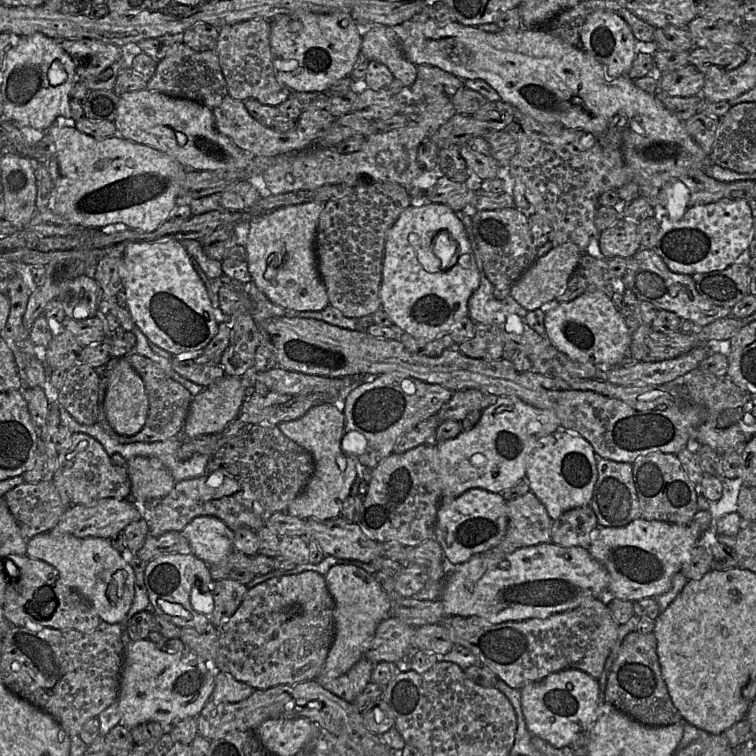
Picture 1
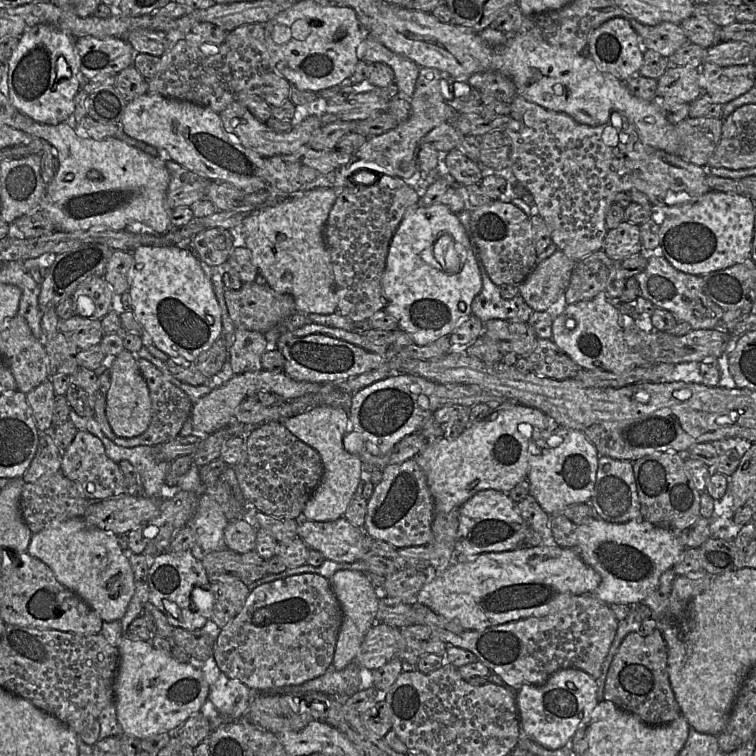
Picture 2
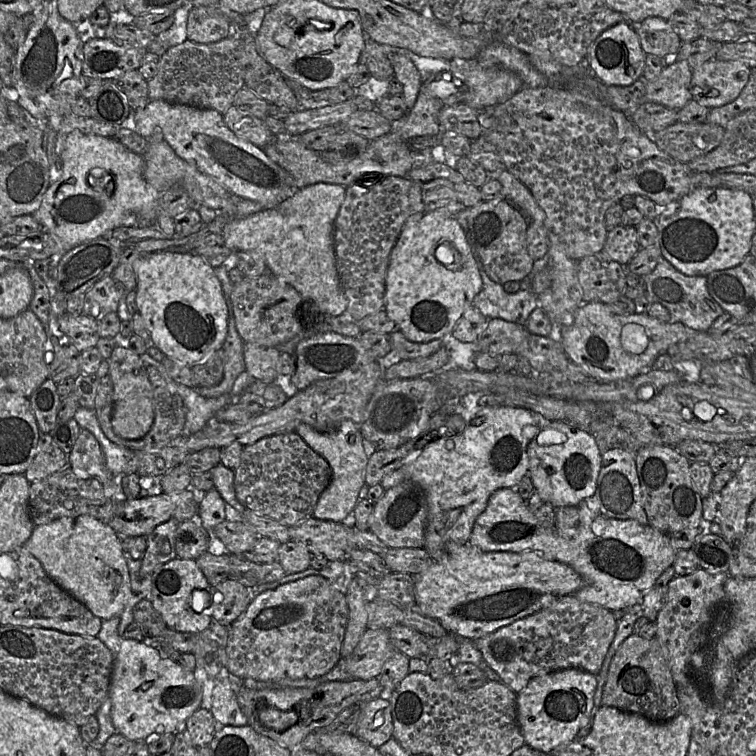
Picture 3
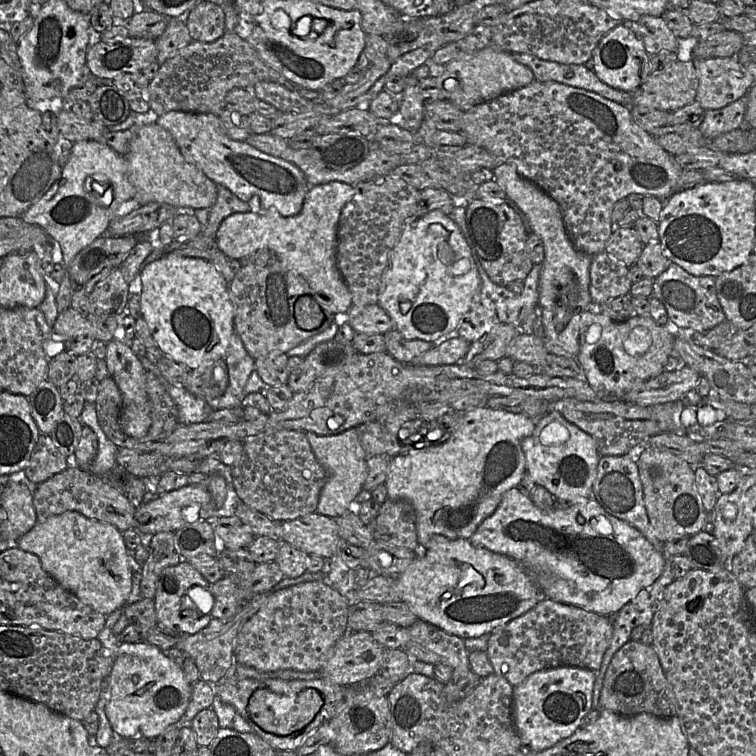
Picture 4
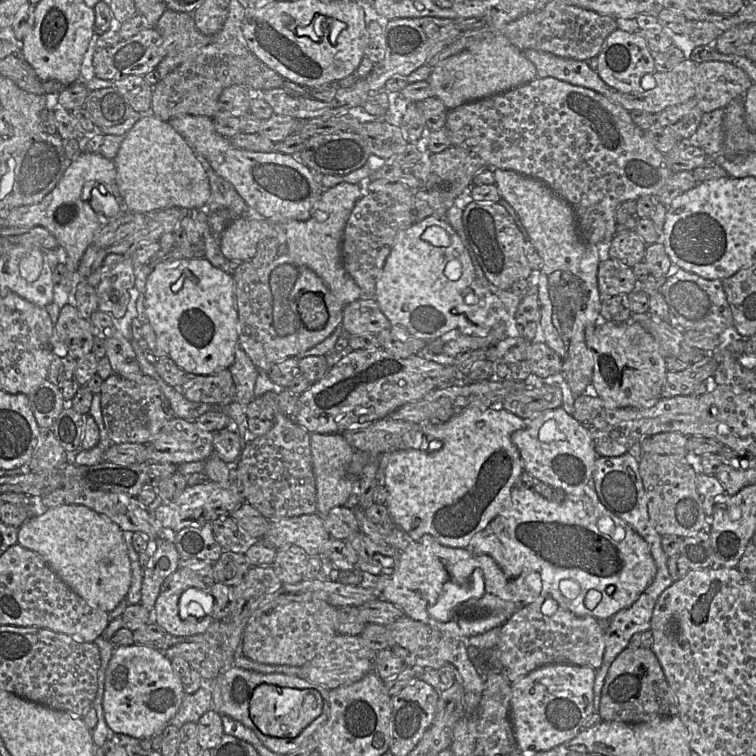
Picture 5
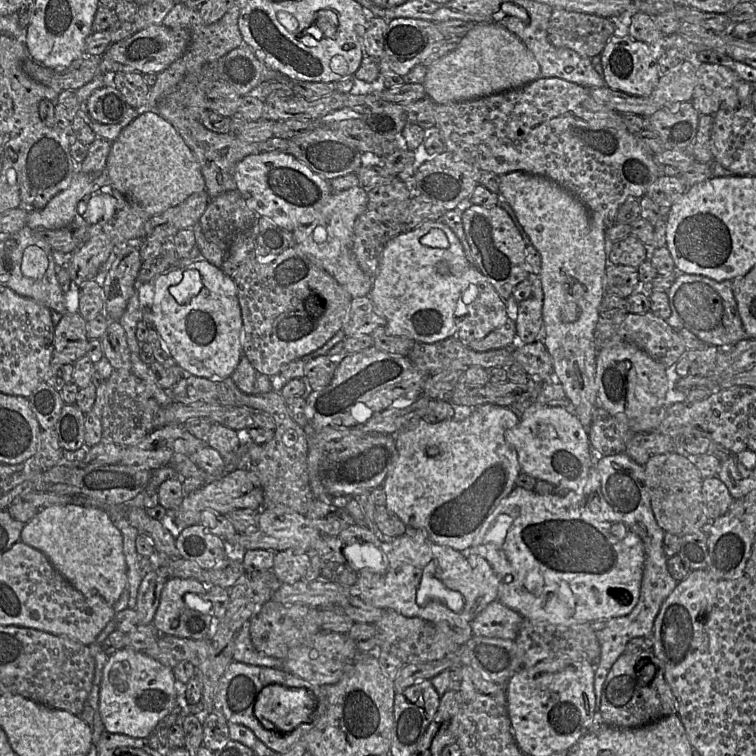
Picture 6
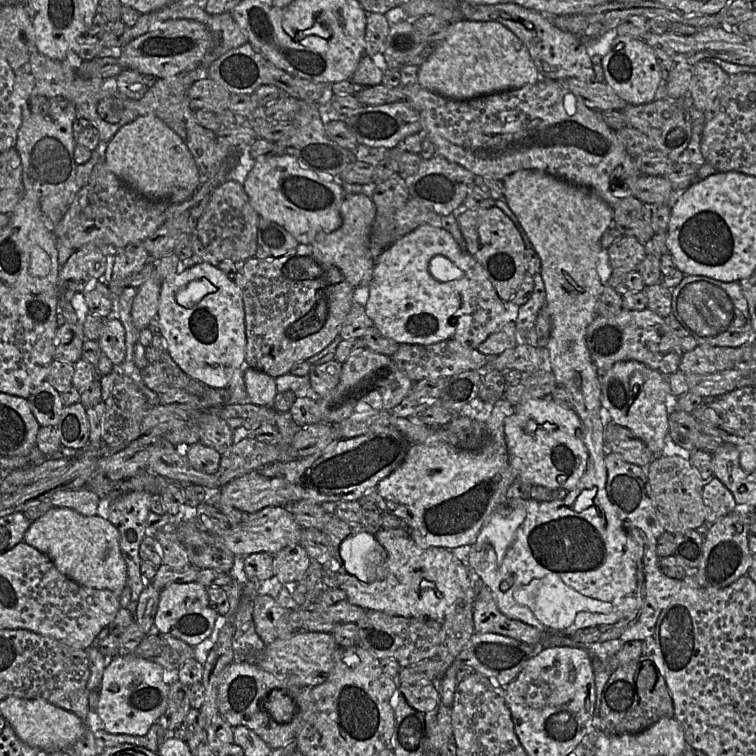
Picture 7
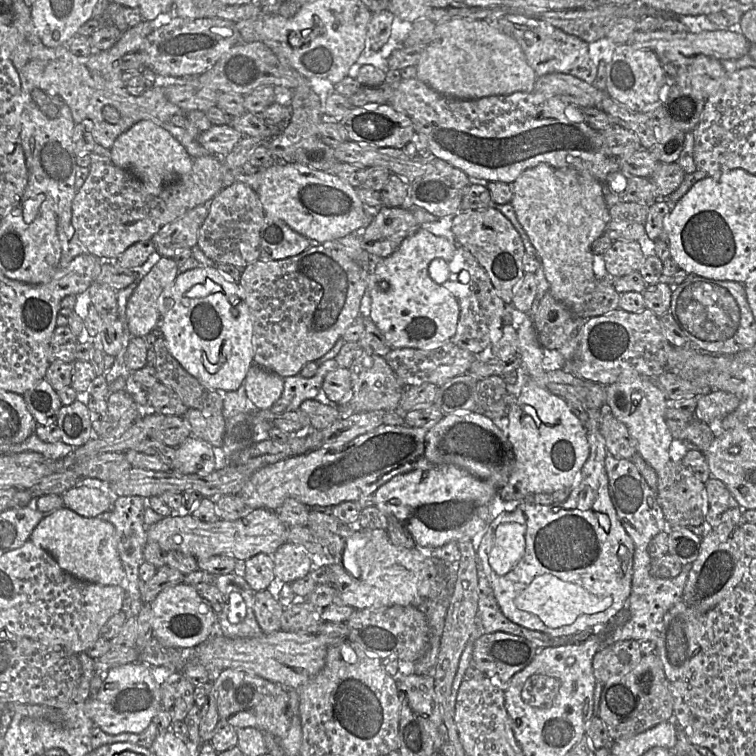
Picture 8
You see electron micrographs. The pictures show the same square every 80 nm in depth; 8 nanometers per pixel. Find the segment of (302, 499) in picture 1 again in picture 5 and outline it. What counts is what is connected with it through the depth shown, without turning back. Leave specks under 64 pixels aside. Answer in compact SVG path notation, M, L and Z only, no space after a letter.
M312 433L310 434L310 452L316 483L316 513L325 516L332 508L343 506L356 490L357 479L348 473L355 450L341 433Z

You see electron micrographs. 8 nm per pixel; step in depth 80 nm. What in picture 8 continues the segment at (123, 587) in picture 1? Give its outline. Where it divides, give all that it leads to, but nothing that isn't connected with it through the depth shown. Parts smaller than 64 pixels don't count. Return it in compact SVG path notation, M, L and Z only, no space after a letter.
M63 507L45 515L29 540L50 553L65 573L78 580L107 586L121 585L125 579L115 528L99 517L83 517Z

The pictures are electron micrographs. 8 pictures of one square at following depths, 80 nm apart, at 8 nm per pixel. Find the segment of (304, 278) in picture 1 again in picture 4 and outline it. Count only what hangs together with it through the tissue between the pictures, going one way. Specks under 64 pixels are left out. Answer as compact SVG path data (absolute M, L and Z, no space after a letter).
M329 182L326 184L316 185L310 187L308 190L304 202L303 207L300 213L295 216L291 217L283 217L279 215L274 209L265 210L265 212L248 212L248 213L235 213L227 217L220 225L217 233L216 233L216 242L220 251L225 254L229 259L234 260L242 260L250 255L253 255L257 251L261 249L268 249L272 251L271 253L271 263L276 262L277 260L284 265L287 269L294 271L298 275L305 278L305 280L309 283L310 287L314 291L315 294L321 295L326 299L326 311L330 312L331 314L335 315L335 319L339 319L340 317L346 316L347 312L352 306L352 295L349 291L347 284L345 283L344 279L341 276L341 273L337 267L337 258L336 258L336 250L337 250L337 229L338 223L341 215L341 211L343 207L346 205L347 202L351 200L354 195L354 186L346 184L344 182Z

